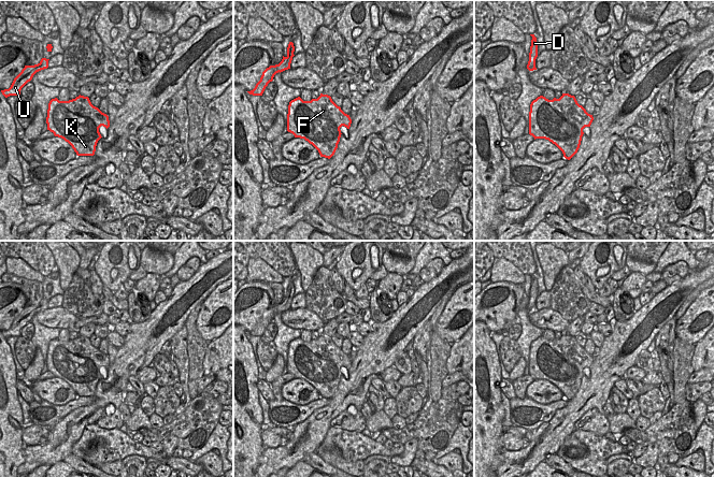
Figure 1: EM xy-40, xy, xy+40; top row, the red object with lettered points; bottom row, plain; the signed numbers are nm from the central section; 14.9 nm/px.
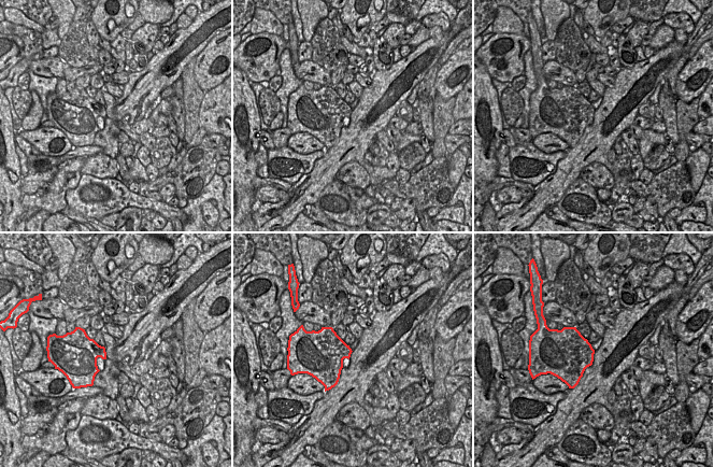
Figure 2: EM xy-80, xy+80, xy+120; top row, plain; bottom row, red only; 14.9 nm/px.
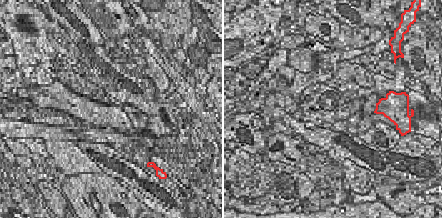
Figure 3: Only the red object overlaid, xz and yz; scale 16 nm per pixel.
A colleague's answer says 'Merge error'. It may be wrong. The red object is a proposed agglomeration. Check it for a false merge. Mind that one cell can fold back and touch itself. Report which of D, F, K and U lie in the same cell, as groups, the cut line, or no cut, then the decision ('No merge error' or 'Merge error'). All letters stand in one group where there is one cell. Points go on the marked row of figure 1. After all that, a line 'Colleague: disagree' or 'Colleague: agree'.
Groups: D F K / U. Split along xy+40 (529, 58), (527, 66). Merge error.
Colleague: agree

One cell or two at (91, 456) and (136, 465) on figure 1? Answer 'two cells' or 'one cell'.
two cells

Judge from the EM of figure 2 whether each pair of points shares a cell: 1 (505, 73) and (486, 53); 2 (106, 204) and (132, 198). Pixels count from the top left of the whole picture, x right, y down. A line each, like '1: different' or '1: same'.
1: same
2: same

